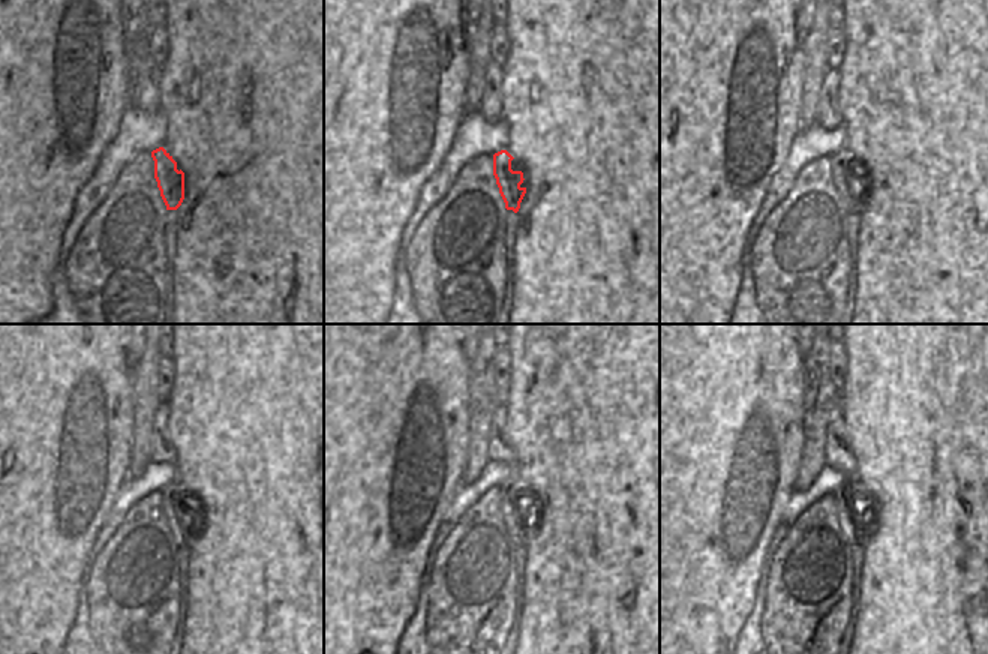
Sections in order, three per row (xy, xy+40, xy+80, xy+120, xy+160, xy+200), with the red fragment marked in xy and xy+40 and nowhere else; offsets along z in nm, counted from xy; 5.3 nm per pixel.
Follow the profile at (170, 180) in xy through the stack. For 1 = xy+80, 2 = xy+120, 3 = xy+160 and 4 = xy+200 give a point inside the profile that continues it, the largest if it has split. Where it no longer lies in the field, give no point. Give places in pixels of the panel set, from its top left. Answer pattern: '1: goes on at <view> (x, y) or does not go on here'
1: goes on at xy+80 (843, 179)
2: goes on at xy+120 (173, 489)
3: goes on at xy+160 (508, 489)
4: goes on at xy+200 (841, 494)

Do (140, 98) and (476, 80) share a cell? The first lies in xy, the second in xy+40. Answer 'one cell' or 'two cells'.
two cells

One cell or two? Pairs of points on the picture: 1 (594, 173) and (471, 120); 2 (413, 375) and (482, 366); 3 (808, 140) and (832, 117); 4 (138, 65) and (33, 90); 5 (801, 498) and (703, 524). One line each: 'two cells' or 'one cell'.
1: two cells
2: two cells
3: two cells
4: two cells
5: two cells

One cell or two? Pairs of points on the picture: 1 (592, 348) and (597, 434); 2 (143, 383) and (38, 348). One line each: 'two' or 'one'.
1: one
2: two

